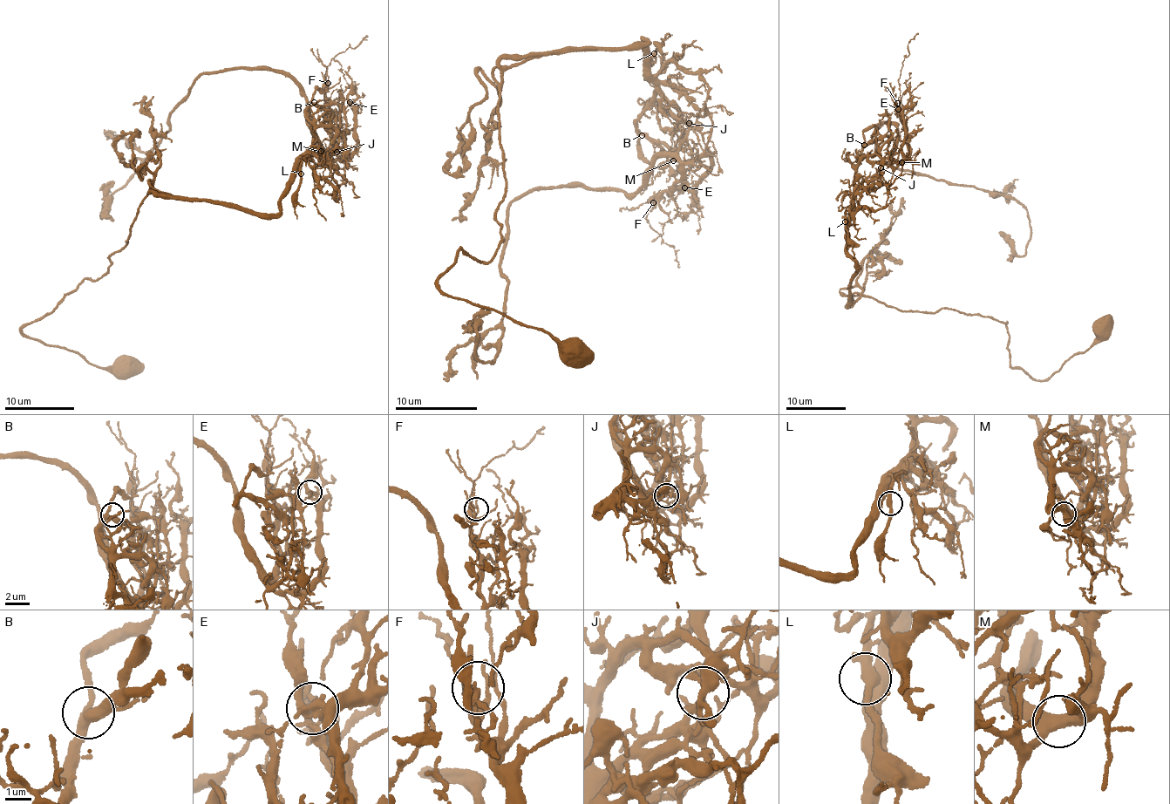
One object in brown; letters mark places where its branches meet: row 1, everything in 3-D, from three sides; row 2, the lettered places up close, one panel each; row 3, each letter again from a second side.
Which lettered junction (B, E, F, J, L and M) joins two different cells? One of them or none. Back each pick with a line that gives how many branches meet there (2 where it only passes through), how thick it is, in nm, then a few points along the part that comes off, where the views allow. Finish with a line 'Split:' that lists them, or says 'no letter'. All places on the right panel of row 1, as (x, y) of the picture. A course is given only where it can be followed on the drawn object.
J: branches 4; calibre 180 nm; course (880, 167), (896, 166), (885, 123), (874, 150), (893, 166), (1016, 198), (1026, 252), (998, 232)
Split: J

